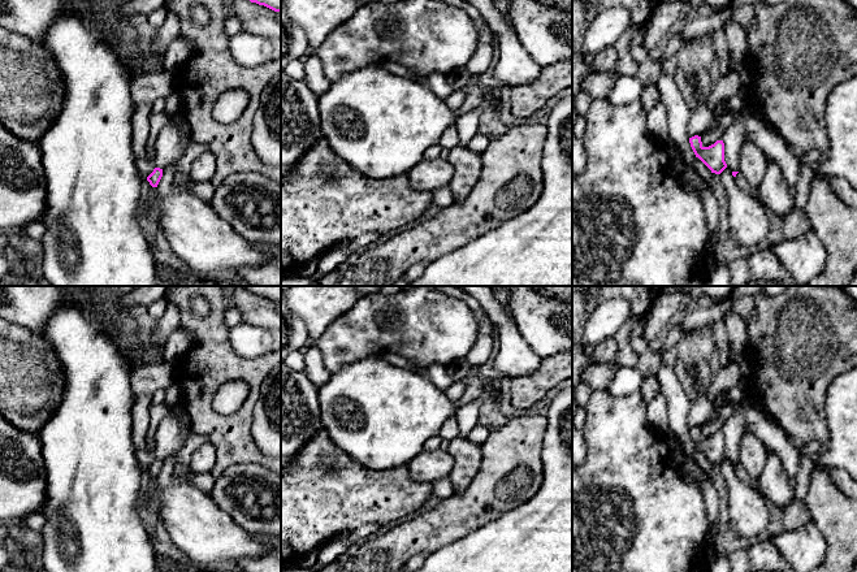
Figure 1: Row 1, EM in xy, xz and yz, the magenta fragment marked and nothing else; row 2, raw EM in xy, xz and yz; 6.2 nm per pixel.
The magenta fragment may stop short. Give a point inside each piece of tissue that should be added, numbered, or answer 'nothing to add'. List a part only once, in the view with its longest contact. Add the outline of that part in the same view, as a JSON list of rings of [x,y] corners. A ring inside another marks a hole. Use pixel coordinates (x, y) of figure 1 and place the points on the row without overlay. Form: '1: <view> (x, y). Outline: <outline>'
nothing to add

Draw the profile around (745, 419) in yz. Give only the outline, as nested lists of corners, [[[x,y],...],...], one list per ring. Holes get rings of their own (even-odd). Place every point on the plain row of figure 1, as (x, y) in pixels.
[[[737,402],[735,413],[724,422],[724,452],[732,463],[739,463],[743,437],[750,432],[766,446],[767,451],[779,455],[784,471],[796,477],[800,468],[800,447],[795,445],[775,422],[767,420],[759,411]]]

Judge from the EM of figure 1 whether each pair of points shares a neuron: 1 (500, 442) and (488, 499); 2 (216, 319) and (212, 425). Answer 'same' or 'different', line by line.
1: same
2: same

